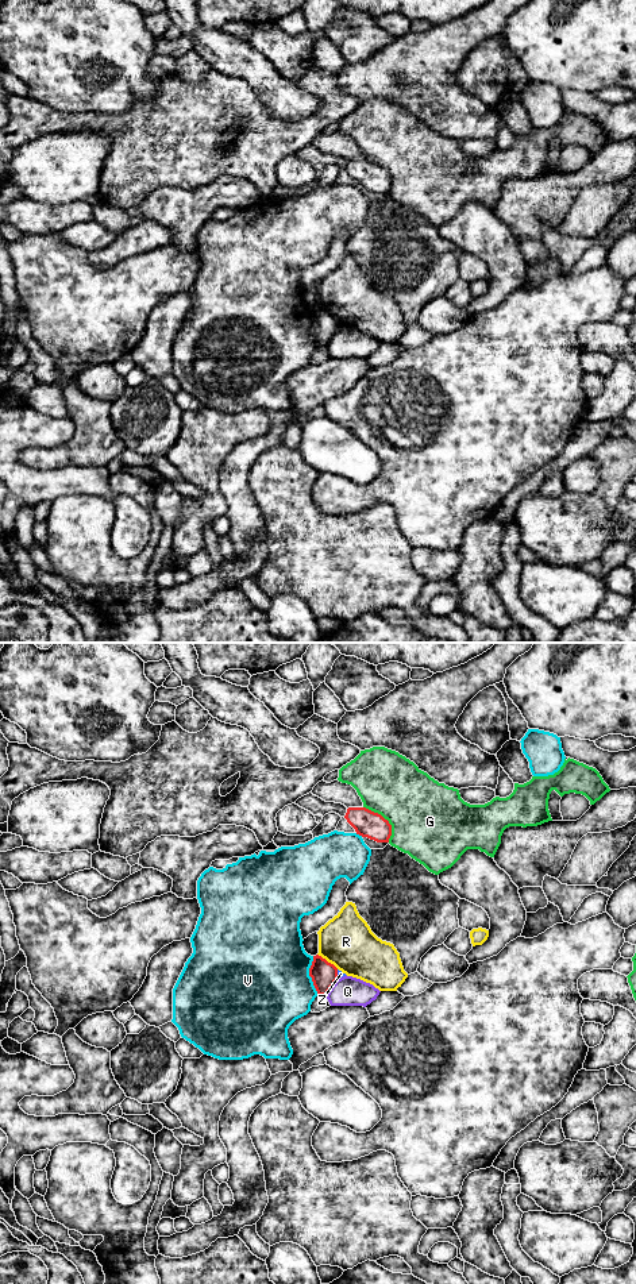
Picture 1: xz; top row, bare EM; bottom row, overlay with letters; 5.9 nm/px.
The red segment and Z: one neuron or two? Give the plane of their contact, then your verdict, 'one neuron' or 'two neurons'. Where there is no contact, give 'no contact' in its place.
contact in xz; two neurons

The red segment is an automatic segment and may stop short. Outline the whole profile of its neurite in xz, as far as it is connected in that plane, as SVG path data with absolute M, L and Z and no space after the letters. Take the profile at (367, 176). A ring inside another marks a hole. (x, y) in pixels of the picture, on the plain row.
M348 159L344 170L356 186L377 194L389 194L392 177L381 166L366 159Z

